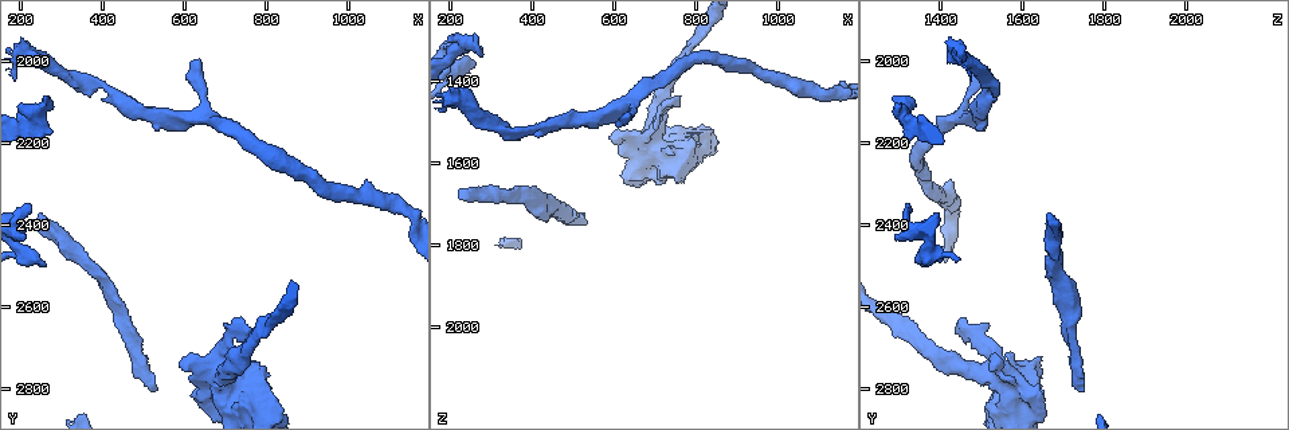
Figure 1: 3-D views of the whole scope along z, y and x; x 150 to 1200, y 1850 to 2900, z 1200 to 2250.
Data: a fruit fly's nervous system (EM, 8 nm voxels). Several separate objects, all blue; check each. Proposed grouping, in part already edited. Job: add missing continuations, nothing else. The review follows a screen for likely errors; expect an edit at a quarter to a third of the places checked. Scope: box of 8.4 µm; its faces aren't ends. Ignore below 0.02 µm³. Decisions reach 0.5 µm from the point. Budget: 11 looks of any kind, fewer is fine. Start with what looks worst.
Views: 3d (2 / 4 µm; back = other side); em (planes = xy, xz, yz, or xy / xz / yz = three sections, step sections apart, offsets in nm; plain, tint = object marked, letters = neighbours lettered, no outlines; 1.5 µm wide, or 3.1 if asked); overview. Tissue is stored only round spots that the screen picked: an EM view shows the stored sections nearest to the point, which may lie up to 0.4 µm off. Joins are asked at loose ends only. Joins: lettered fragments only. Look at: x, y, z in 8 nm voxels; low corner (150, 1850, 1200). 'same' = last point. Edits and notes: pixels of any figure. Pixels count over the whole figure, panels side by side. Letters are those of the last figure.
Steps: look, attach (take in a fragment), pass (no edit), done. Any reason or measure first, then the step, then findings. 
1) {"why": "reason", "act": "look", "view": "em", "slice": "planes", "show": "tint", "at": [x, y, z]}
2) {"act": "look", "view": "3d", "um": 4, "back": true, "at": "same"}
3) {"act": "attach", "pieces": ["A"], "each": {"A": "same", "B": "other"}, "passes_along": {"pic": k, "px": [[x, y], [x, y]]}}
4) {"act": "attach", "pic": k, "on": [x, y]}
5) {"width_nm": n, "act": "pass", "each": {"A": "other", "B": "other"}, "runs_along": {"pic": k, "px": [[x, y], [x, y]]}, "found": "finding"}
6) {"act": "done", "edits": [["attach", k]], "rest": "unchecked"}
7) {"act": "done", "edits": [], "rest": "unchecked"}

{"why": "end of a long branch", "act": "look", "view": "3d", "um": 2, "at": [525, 2810, 1745]}

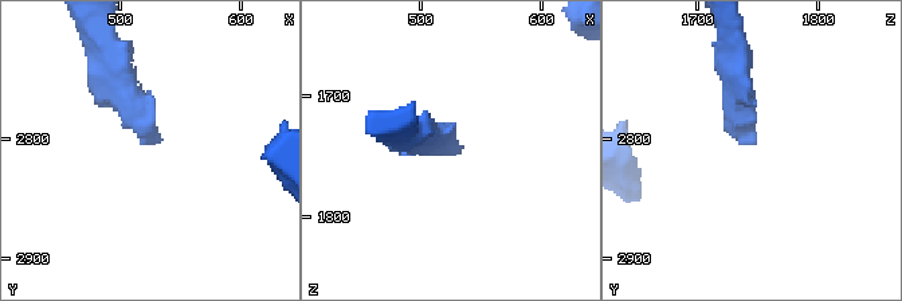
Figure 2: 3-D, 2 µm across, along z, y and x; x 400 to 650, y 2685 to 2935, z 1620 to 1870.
{"why": "need the tissue", "act": "look", "view": "em", "slice": "planes", "show": "plain", "at": [526, 2806, 1748]}

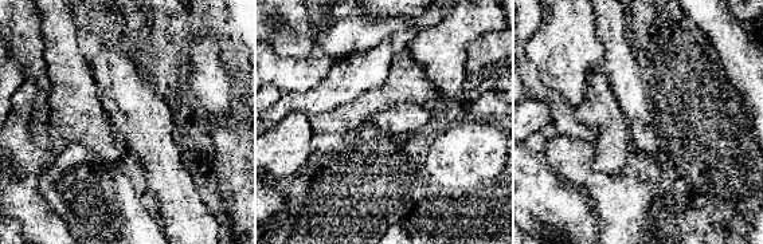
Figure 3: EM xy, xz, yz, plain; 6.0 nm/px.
{"act": "look", "view": "em", "slice": "planes", "show": "letters", "at": "same"}

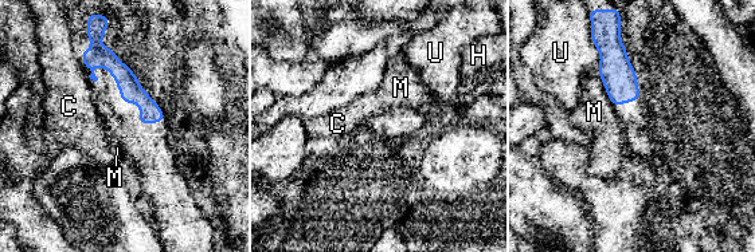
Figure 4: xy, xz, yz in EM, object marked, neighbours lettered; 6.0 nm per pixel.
{"act": "pass", "each": {"C": "other", "H": "other", "M": "other", "U": "other"}, "border": {"pic": 4, "px": [[597, 71], [613, 106]]}, "found": "no lettered fragment goes on from it"}

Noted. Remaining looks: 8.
{"why": "an open end", "act": "look", "view": "3d", "um": 2, "at": [225, 2395, 1665]}

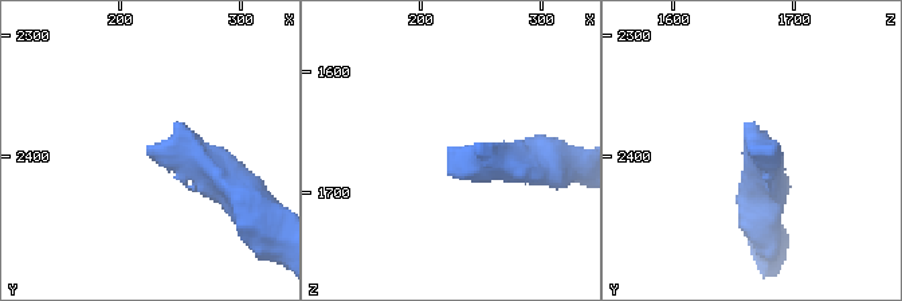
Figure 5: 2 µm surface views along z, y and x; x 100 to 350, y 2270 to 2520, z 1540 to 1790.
{"why": "shape alone is not enough", "act": "look", "view": "em", "slice": "planes", "show": "letters", "at": [226, 2392, 1664]}

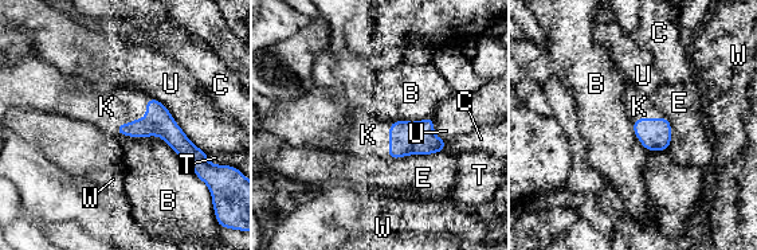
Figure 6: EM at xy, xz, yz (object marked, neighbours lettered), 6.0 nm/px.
{"longest_contact_nm": ["U", 480], "act": "attach", "pieces": ["K"], "each": {"B": "other", "C": "other", "E": "other", "K": "same", "T": "other", "U": "other", "W": "other"}, "passes_along": {"pic": 6, "px": [[159, 121], [138, 118], [106, 106]]}, "found": "it goes on there"}

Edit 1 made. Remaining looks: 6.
{"why": "thin end", "act": "look", "view": "em", "slice": "planes", "show": "letters", "at": [630, 2005, 1475]}

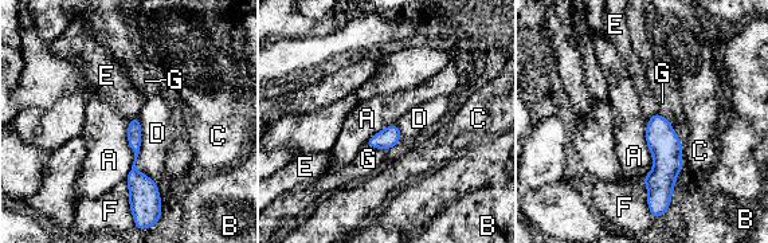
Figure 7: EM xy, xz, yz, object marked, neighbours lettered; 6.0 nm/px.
{"longest_contact_nm": ["D", 420], "act": "pass", "each": {"A": "other", "B": "other", "C": "other", "D": "other", "E": "other", "F": "other", "G": "other"}, "runs_along": {"pic": 7, "px": [[657, 117], [661, 180], [651, 206]]}, "found": "no lettered fragment goes on from it"}

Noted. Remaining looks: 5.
{"act": "done", "edits": [["attach", 6]], "rest": "unchecked"}

